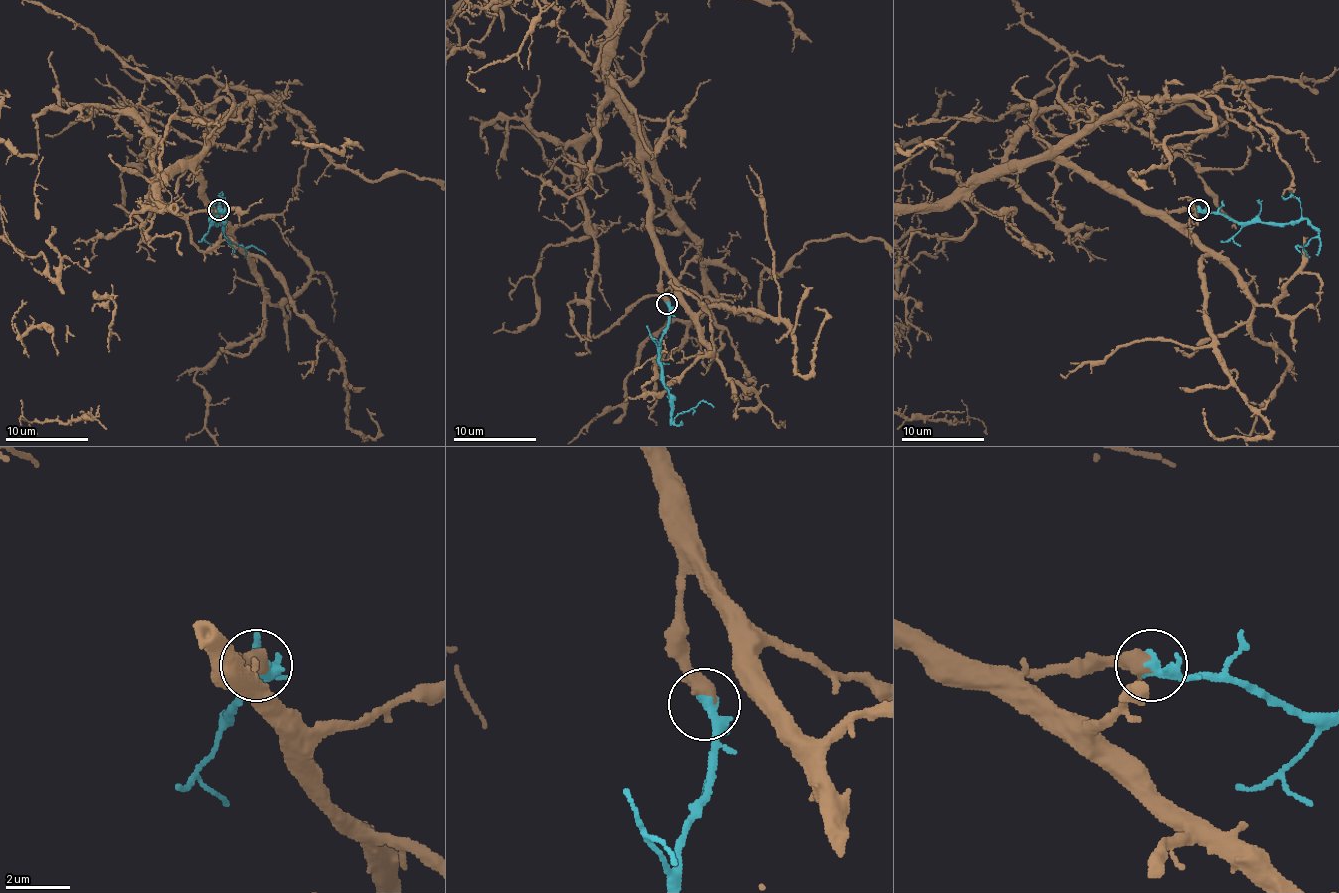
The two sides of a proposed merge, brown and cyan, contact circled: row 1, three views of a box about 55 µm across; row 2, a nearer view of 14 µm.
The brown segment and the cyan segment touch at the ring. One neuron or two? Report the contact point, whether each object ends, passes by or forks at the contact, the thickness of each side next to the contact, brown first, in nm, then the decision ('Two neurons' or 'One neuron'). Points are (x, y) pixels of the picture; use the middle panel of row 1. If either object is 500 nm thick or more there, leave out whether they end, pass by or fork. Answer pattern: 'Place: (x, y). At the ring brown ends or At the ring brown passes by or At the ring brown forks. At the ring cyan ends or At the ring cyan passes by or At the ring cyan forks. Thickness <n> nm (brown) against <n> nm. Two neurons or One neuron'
Place: (667, 304). Thickness 550 nm (brown) against 280 nm. One neuron

